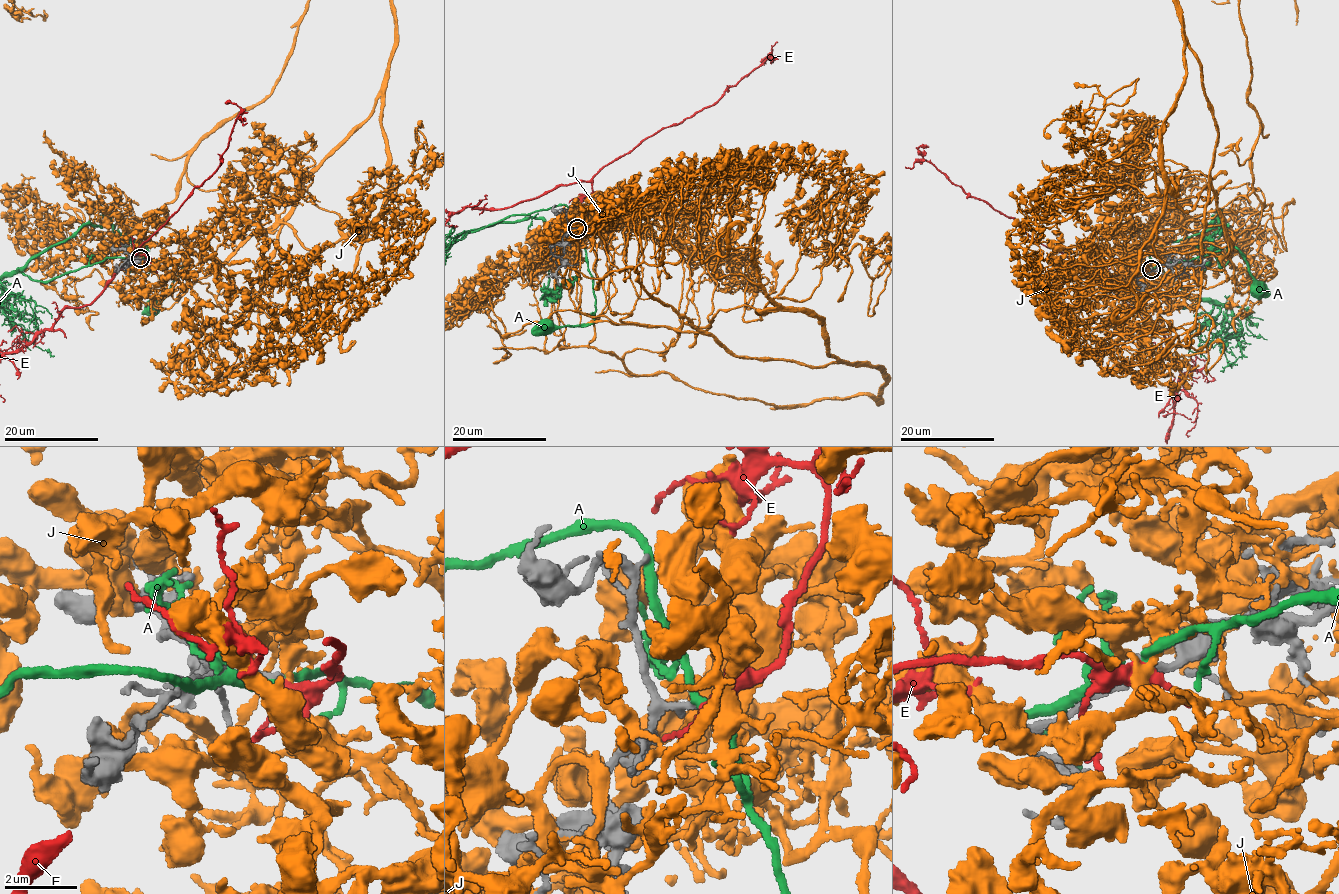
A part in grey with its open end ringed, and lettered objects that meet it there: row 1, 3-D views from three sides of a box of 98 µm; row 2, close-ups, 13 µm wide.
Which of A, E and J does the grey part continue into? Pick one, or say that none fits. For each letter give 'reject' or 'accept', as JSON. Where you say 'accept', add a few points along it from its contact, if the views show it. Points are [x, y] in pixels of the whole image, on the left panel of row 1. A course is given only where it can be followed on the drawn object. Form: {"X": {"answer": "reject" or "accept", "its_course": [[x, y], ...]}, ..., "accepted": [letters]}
{"A": {"answer": "reject"}, "E": {"answer": "reject"}, "J": {"answer": "reject"}, "accepted": []}

